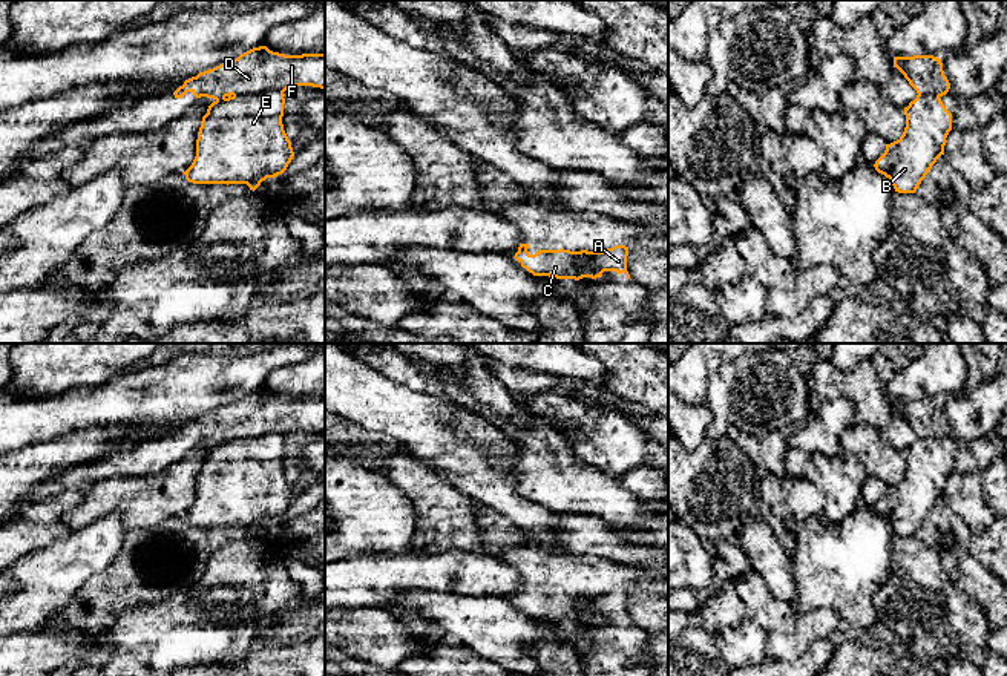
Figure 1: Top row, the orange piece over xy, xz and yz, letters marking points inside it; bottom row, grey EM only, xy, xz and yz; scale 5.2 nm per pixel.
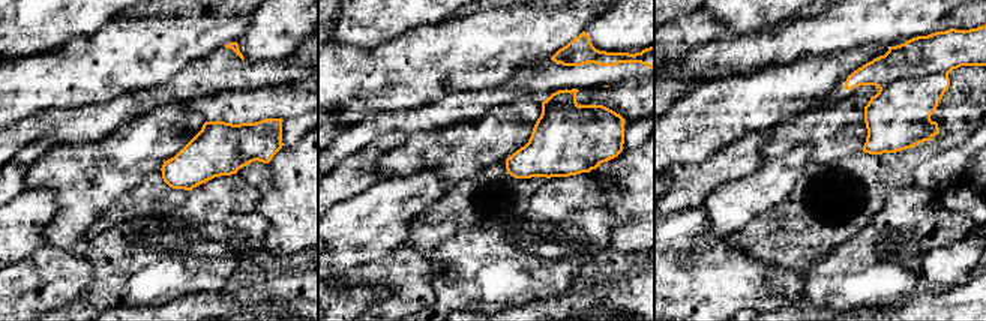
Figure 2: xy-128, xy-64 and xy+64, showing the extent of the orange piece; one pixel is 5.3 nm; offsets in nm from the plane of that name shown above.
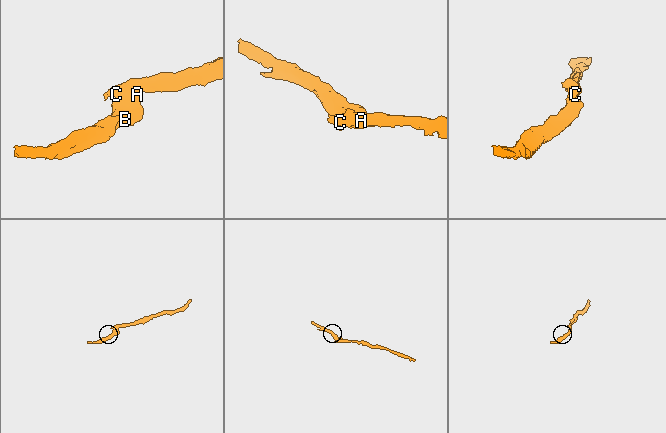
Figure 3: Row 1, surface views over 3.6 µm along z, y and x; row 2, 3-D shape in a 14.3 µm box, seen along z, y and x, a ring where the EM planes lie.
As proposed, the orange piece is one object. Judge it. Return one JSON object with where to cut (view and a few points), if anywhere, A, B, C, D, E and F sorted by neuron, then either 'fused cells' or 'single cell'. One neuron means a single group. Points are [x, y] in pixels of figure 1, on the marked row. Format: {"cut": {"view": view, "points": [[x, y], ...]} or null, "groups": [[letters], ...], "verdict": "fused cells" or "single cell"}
{"cut": {"view": "xy", "points": [[282, 91], [264, 89], [233, 95]]}, "groups": [["A", "B", "E"], ["C", "D", "F"]], "verdict": "fused cells"}

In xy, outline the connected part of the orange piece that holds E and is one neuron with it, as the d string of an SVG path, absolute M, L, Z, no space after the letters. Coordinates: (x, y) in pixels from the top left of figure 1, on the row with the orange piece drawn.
M270 89L213 101L202 116L196 156L184 172L185 179L193 184L247 184L254 192L267 178L282 175L294 156L282 124L284 97L282 90Z

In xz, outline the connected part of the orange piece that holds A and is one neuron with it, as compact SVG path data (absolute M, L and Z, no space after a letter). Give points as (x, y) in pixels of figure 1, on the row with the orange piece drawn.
M615 245L596 253L587 253L586 250L581 250L579 259L590 259L593 268L601 271L616 271L618 274L624 273L627 279L630 279L627 271L627 256L628 247Z

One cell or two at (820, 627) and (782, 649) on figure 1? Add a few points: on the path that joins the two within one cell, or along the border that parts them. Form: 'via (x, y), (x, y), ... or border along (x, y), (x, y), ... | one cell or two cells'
via (811, 632), (802, 641), (791, 646) | one cell

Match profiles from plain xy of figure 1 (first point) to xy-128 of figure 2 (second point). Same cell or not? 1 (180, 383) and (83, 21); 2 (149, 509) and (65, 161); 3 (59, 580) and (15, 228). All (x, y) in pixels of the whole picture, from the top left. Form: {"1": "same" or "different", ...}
{"1": "different", "2": "same", "3": "same"}

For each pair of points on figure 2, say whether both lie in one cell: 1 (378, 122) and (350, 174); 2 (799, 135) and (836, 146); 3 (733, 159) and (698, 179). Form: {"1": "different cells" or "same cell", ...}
{"1": "different cells", "2": "same cell", "3": "same cell"}

